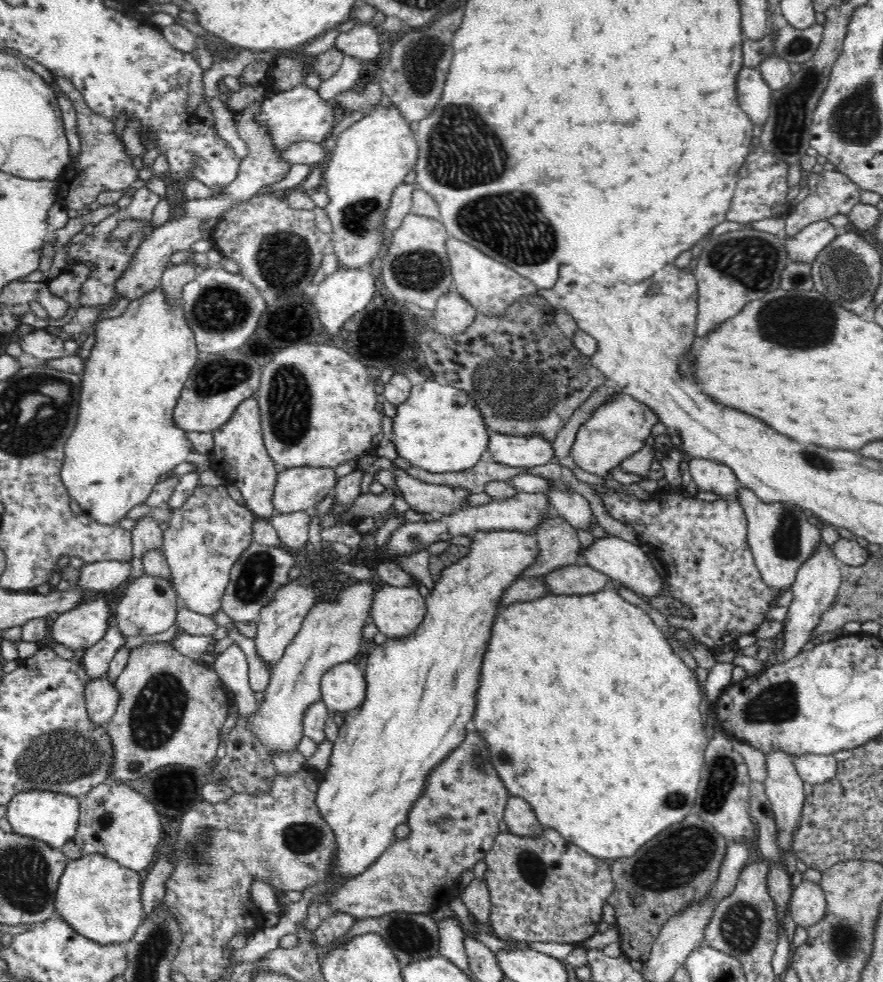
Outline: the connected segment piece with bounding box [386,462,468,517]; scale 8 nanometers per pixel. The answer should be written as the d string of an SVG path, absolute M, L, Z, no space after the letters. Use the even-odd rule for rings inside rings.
M386 462L393 475L395 476L396 485L402 491L404 501L412 506L417 513L428 512L438 517L443 515L451 515L455 513L466 500L466 492L464 490L450 490L444 486L432 486L432 484L424 484L416 478L412 478L404 470L392 466L390 462Z

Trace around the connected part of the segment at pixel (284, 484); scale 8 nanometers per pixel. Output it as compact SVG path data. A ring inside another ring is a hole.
M296 466L277 474L272 502L277 513L288 514L308 508L332 491L337 477L334 469Z

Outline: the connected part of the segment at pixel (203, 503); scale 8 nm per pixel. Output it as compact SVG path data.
M198 484L189 492L180 510L176 510L172 520L167 522L170 528L162 532L162 543L164 543L162 553L168 561L172 585L181 605L206 617L214 617L214 614L221 610L222 594L224 588L228 586L232 564L252 544L252 522L256 518L251 509L236 503L230 497L224 485L214 487Z

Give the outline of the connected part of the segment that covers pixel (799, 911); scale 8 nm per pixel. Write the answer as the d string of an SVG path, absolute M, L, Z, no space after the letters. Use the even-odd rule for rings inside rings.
M803 879L792 891L790 908L793 921L808 931L809 926L823 915L825 896L822 887Z

